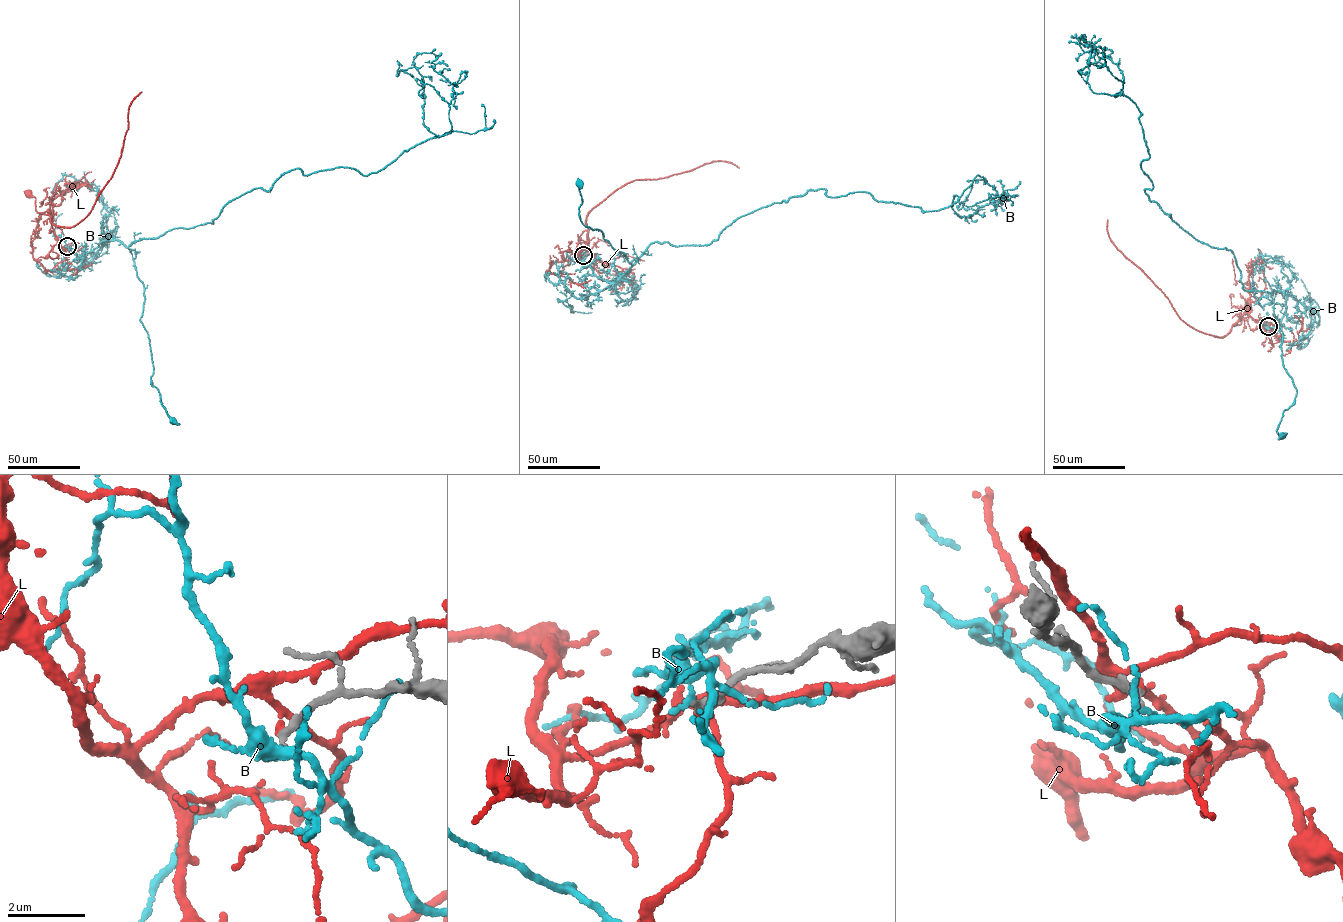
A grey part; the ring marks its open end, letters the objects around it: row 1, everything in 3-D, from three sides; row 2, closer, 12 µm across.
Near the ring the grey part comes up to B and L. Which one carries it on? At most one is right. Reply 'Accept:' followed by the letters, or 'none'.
Accept: none

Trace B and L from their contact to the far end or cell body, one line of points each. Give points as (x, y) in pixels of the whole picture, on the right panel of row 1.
B: (1268, 327), (1278, 328), (1284, 314), (1282, 291), (1270, 296), (1283, 365), (1296, 392), (1279, 424), (1281, 435)
L: (1268, 326), (1268, 330), (1260, 325), (1247, 311), (1233, 325), (1240, 324), (1248, 306)

